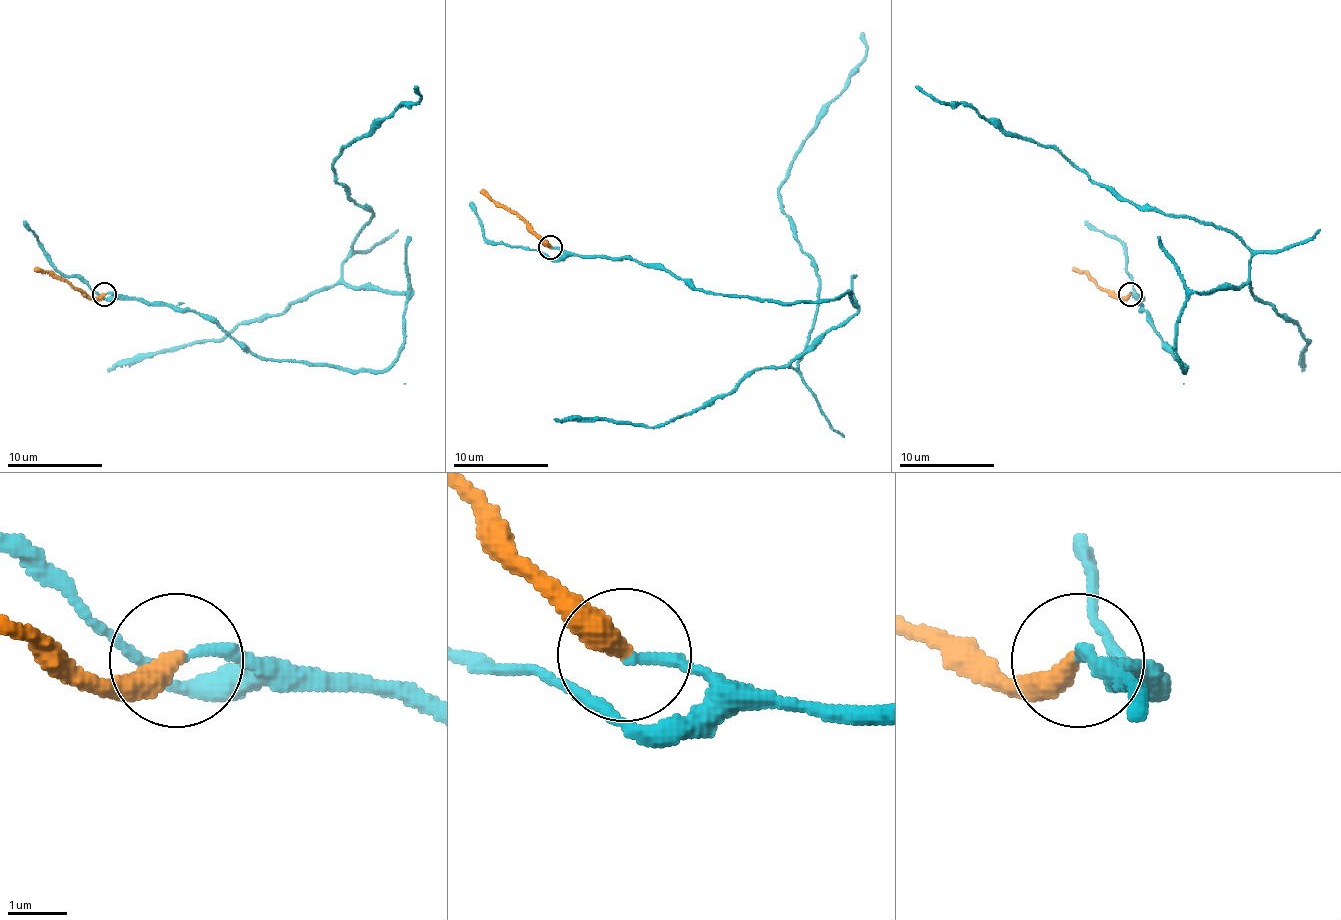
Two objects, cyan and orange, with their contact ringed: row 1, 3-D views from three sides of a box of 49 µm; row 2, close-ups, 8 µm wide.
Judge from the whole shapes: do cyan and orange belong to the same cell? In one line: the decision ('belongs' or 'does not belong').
belongs

